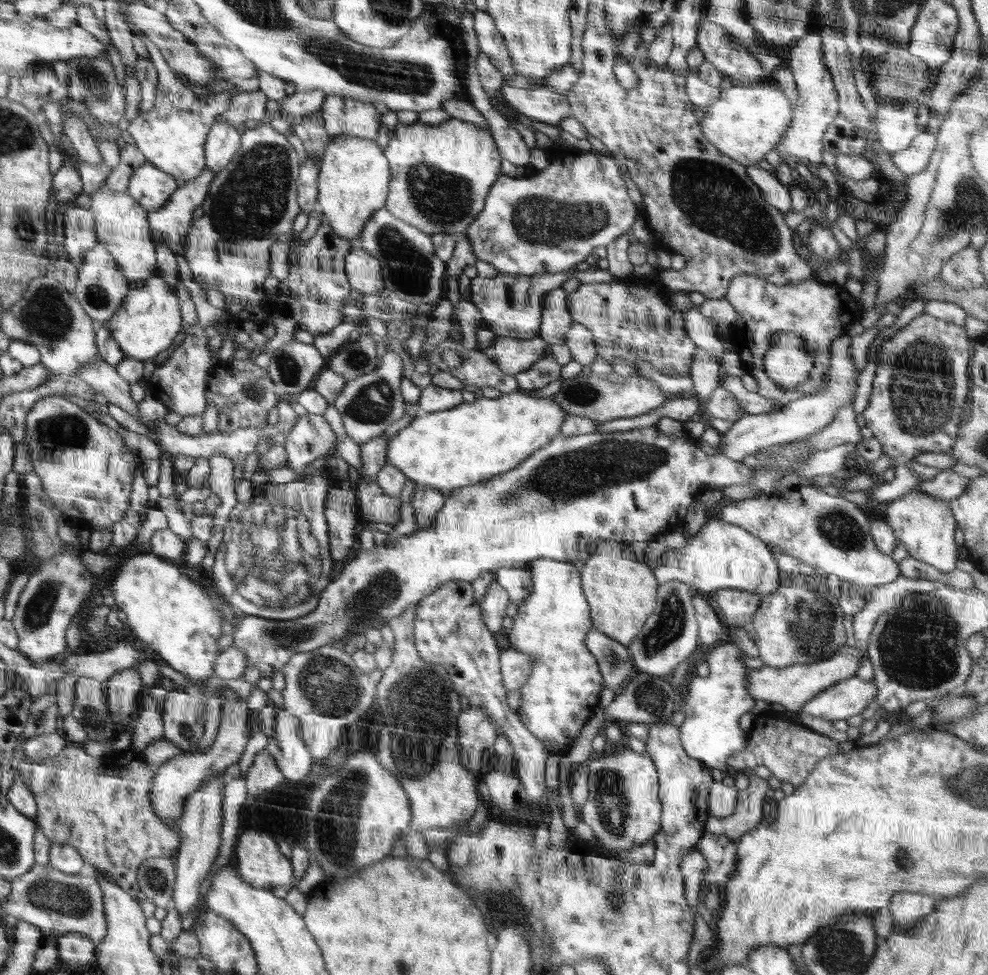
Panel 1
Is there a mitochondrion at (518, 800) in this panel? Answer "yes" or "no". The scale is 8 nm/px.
no

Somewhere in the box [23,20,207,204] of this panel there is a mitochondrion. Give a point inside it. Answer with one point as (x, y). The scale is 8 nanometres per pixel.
(96, 83)

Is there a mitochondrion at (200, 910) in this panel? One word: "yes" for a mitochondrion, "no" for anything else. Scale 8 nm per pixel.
no

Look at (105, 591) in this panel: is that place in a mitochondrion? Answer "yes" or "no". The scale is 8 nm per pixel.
no

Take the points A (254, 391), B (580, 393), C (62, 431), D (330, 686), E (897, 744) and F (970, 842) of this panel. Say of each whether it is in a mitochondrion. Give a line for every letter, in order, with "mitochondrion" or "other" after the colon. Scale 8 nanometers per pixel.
A: mitochondrion
B: mitochondrion
C: mitochondrion
D: mitochondrion
E: other
F: other

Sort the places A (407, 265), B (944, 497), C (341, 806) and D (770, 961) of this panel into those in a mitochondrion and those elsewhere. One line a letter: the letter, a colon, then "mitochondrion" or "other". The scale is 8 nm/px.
A: mitochondrion
B: other
C: mitochondrion
D: other

